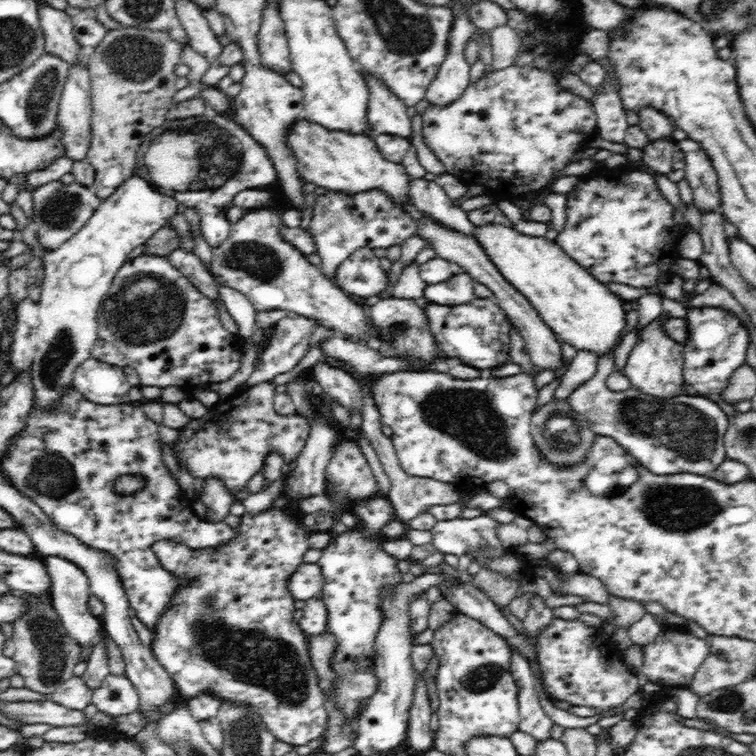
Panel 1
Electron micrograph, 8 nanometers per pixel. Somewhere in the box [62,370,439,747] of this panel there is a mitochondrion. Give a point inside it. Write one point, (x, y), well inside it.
(251, 655)

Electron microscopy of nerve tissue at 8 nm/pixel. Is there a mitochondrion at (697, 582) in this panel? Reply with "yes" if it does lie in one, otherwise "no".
no

